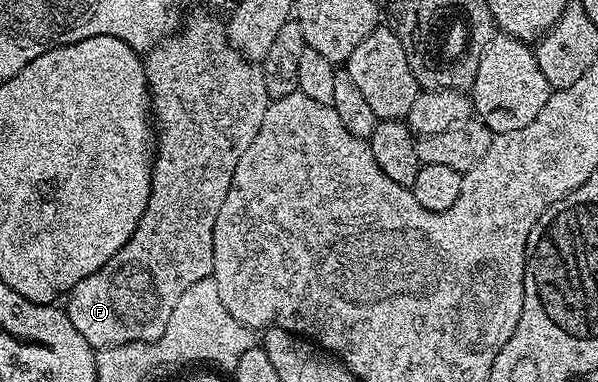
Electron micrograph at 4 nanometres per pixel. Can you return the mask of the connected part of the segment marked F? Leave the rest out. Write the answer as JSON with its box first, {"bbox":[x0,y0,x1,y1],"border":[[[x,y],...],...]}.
{"bbox":[64,16,271,348],"border":[[[202,16],[199,20],[194,20],[186,29],[175,31],[173,35],[155,44],[153,48],[145,53],[144,63],[146,66],[146,87],[150,94],[150,110],[153,123],[156,125],[156,151],[152,156],[152,167],[150,169],[150,197],[148,206],[136,226],[136,230],[128,242],[100,270],[88,274],[76,286],[70,289],[65,297],[64,311],[66,316],[84,334],[84,338],[90,343],[91,348],[111,348],[112,346],[124,346],[128,342],[152,342],[164,334],[164,326],[168,326],[168,318],[172,318],[172,310],[176,306],[176,301],[180,299],[180,294],[188,290],[188,286],[193,286],[195,282],[207,279],[214,270],[214,227],[216,226],[216,214],[220,214],[220,206],[224,206],[224,198],[228,194],[228,186],[232,182],[232,174],[244,158],[244,150],[252,146],[252,138],[260,130],[260,122],[264,122],[264,114],[268,110],[271,99],[264,82],[264,74],[257,63],[251,62],[245,56],[230,45],[226,39],[226,29],[223,21],[213,20],[210,16]]]}

